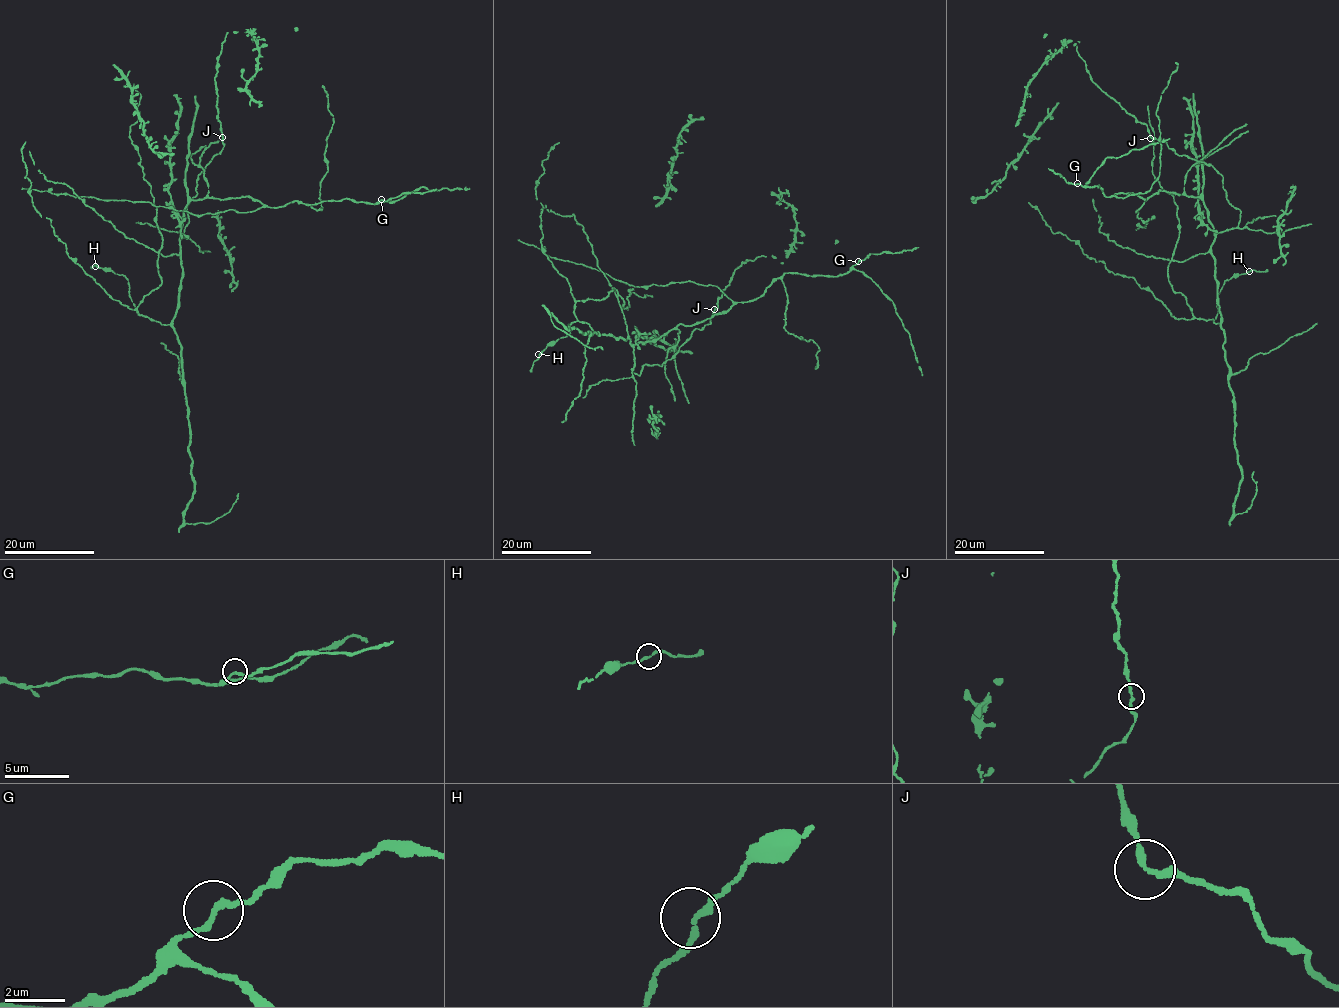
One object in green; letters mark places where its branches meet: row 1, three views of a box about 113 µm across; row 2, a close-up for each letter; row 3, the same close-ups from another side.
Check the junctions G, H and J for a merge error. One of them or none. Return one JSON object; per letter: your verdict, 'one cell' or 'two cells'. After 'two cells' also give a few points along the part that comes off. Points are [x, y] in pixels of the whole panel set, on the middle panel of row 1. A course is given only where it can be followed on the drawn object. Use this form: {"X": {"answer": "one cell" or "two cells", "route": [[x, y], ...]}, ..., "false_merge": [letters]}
{"G": {"answer": "one cell"}, "H": {"answer": "one cell"}, "J": {"answer": "one cell"}, "false_merge": []}

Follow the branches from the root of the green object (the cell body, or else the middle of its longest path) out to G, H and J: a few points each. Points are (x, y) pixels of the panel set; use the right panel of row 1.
G: (1197, 255), (1214, 239), (1198, 196), (1160, 189), (1144, 200), (1106, 196), (1098, 185), (1076, 183)
H: (1197, 255), (1209, 252), (1215, 261), (1217, 304), (1221, 320), (1215, 323), (1217, 296), (1225, 281), (1249, 271)
J: (1197, 255), (1206, 254), (1218, 233), (1237, 227), (1241, 212), (1211, 165), (1151, 138)

